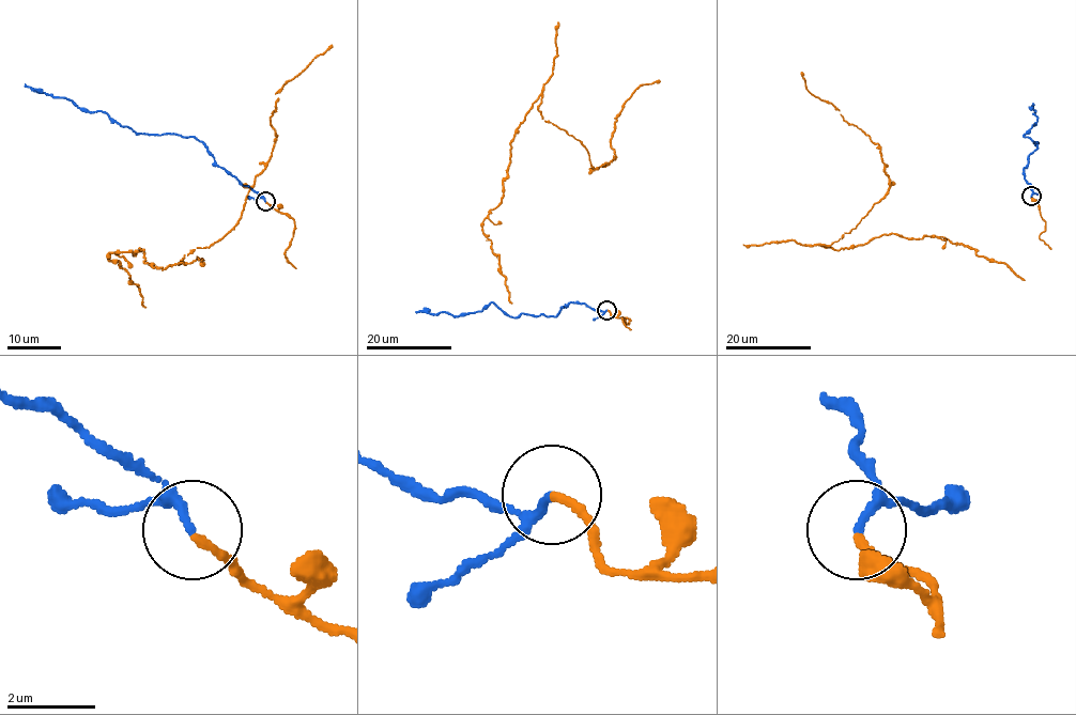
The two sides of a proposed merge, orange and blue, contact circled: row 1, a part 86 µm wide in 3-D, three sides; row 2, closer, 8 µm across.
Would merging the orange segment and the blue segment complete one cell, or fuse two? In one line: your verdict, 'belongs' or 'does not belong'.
belongs

